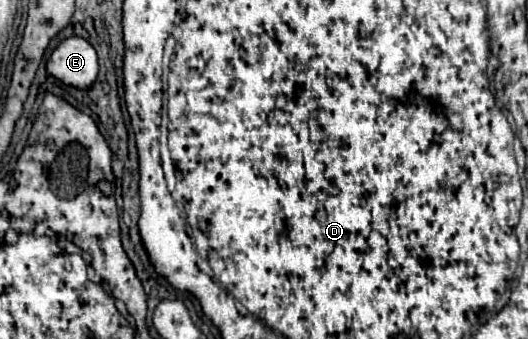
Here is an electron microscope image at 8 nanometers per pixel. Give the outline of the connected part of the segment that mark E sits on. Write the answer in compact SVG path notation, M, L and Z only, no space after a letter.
M74 35L52 51L46 69L66 85L88 89L98 75L98 57L86 39Z

